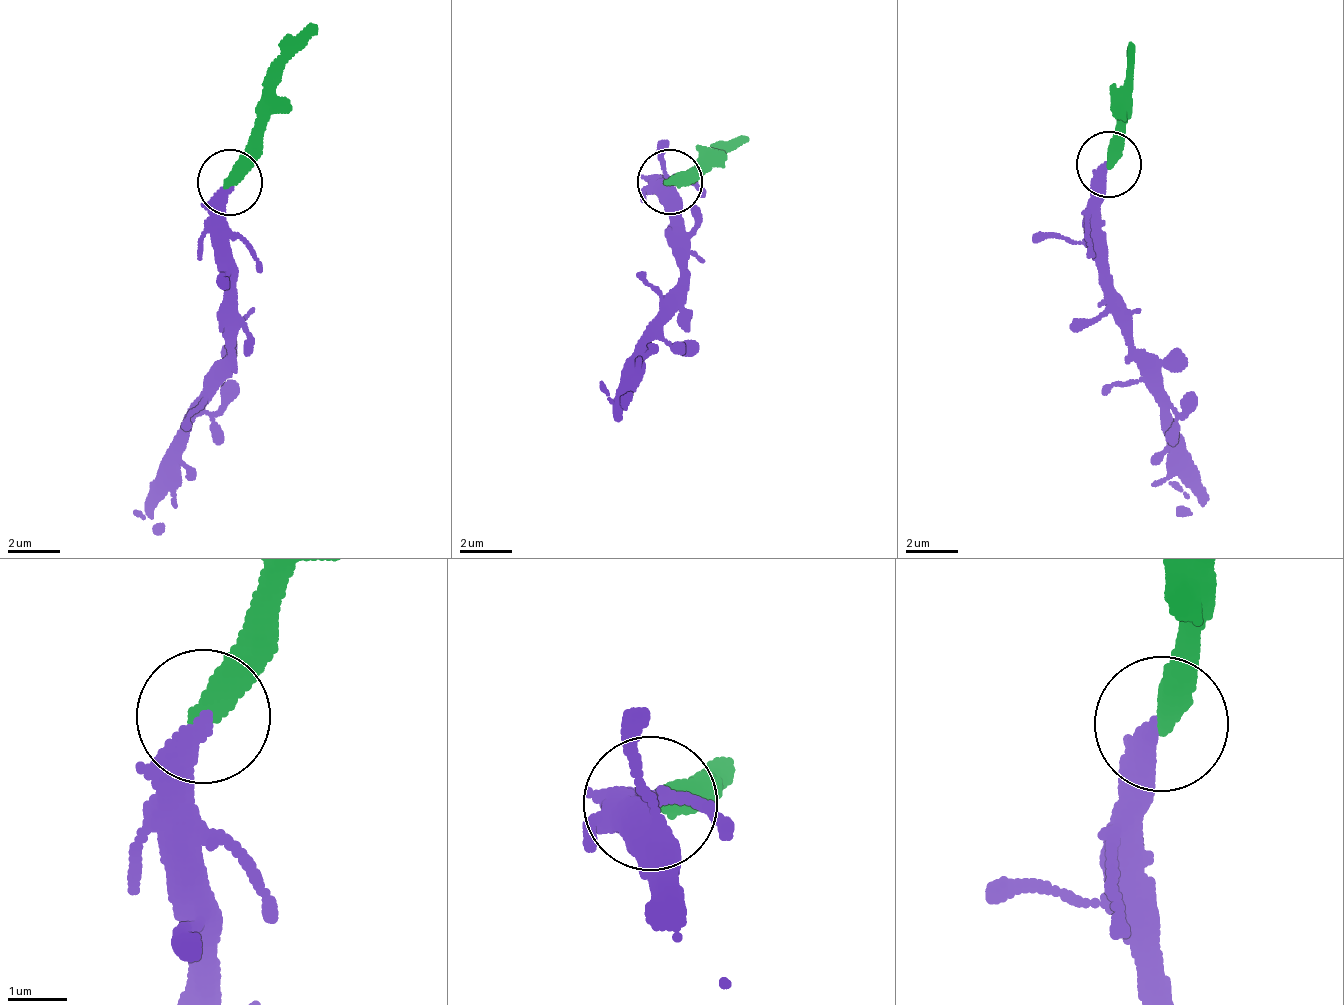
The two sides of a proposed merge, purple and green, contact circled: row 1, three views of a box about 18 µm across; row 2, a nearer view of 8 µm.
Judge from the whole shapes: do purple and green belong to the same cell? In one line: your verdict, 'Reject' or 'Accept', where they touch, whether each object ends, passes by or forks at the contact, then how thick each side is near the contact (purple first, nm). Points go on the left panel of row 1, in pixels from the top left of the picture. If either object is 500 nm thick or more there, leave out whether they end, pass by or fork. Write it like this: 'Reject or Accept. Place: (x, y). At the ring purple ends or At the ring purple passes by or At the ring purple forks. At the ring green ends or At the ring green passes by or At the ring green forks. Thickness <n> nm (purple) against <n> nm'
Accept. Place: (230, 182). At the ring purple ends. At the ring green ends. Thickness 360 nm (purple) against 440 nm

